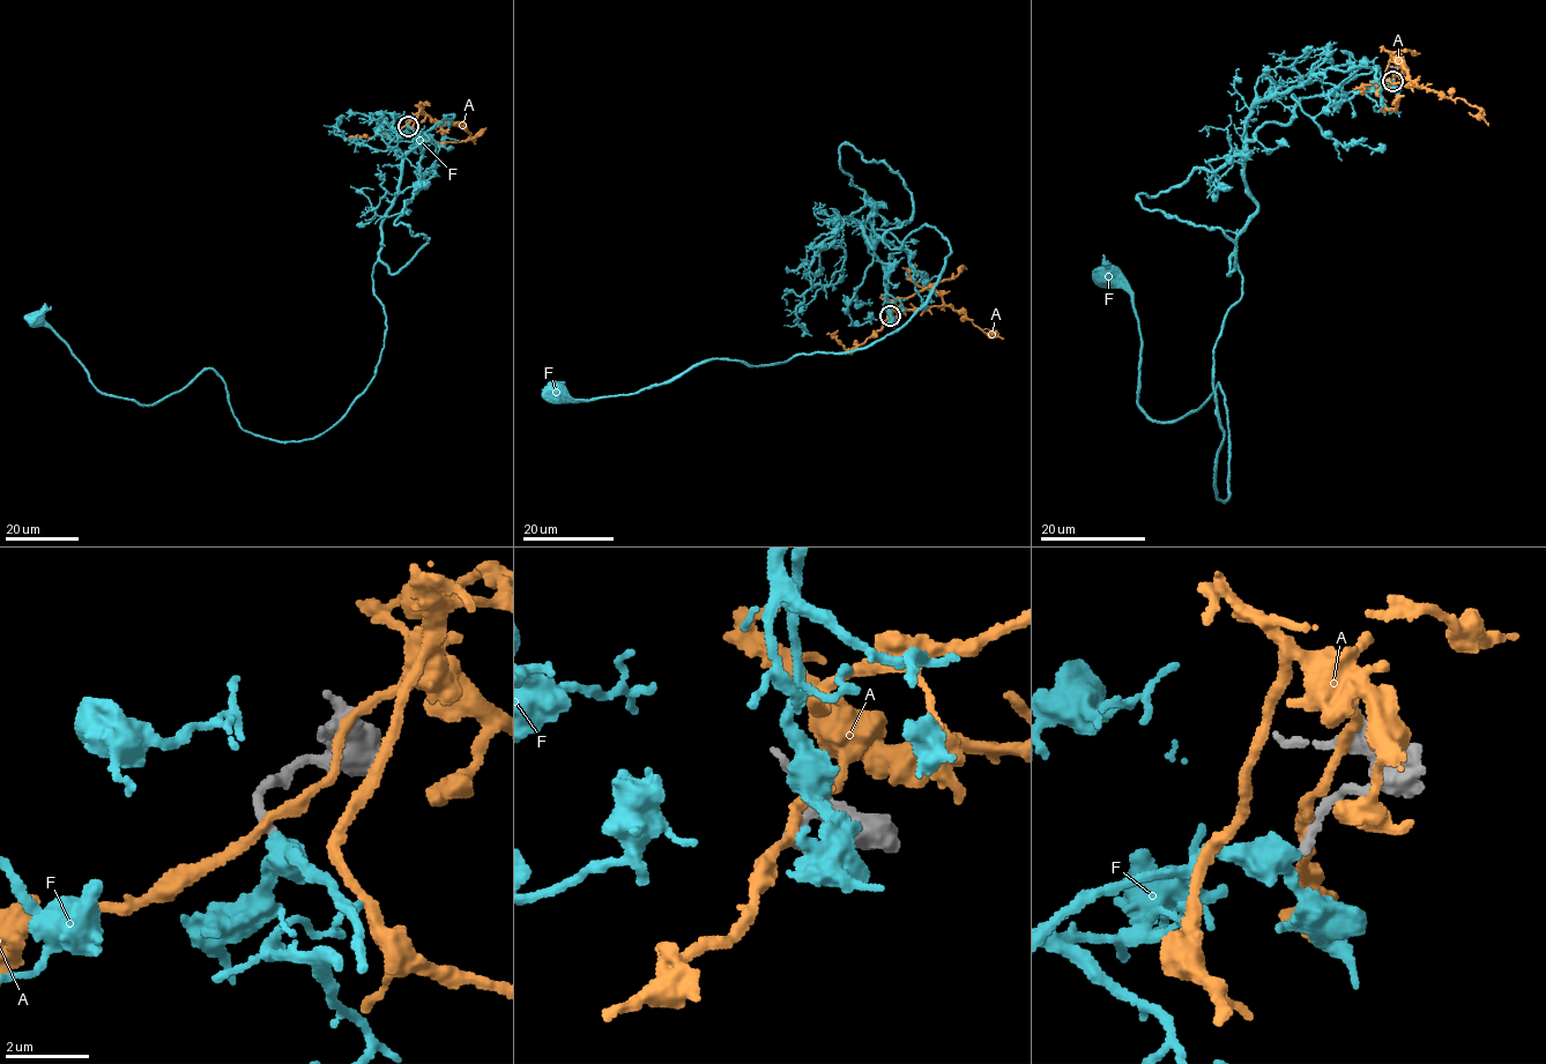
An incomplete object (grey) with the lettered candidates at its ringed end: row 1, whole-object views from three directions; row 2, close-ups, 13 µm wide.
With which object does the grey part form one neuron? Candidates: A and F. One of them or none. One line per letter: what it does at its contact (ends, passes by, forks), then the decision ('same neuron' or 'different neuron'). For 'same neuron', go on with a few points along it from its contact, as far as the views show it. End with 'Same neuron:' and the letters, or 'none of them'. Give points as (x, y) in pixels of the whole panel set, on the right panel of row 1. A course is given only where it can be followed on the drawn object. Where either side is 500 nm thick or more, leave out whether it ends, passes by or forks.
A: it passes by; different neuron
F: it passes by; same neuron; it runs (1394, 80), (1247, 120), (1257, 213), (1214, 348), (1227, 499), (1219, 384), (1147, 417), (1107, 276)
Same neuron: F

